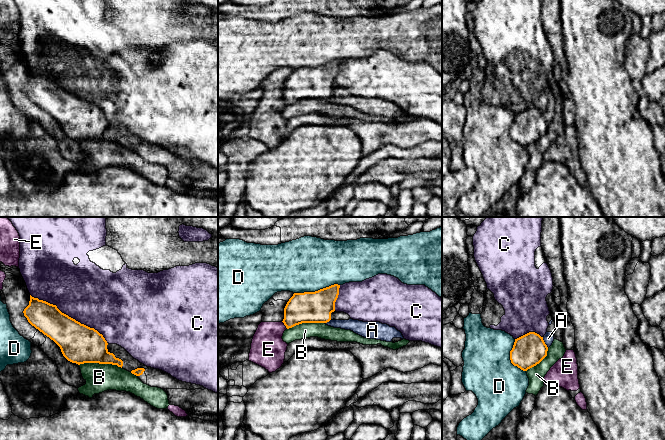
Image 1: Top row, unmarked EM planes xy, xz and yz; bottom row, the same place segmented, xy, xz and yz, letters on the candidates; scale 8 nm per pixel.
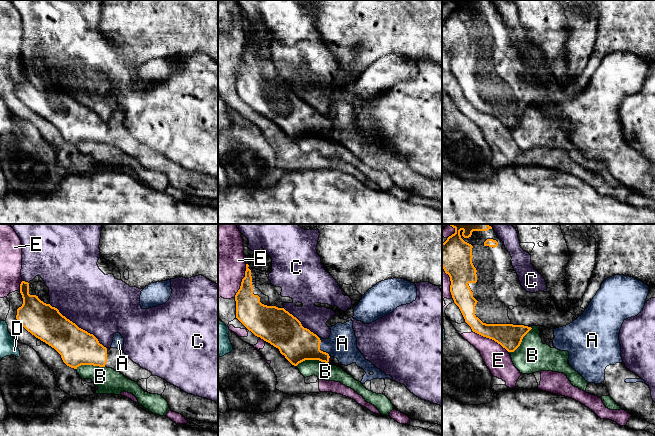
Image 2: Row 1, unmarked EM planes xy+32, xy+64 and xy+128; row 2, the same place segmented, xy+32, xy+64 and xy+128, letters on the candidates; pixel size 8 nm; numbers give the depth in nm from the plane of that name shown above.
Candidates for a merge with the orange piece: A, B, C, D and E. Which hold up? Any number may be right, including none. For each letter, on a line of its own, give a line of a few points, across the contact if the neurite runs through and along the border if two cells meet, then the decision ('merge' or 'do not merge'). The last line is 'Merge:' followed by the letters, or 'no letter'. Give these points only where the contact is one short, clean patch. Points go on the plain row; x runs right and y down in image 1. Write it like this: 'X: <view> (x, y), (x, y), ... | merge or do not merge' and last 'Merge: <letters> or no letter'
A: yz (530, 125), (544, 118), (548, 114) | merge
B: do not merge
C: do not merge
D: do not merge
E: do not merge
Merge: A

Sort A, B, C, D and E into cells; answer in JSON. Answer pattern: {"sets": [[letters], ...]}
{"sets": [["A"], ["B"], ["C"], ["D"], ["E"]]}

